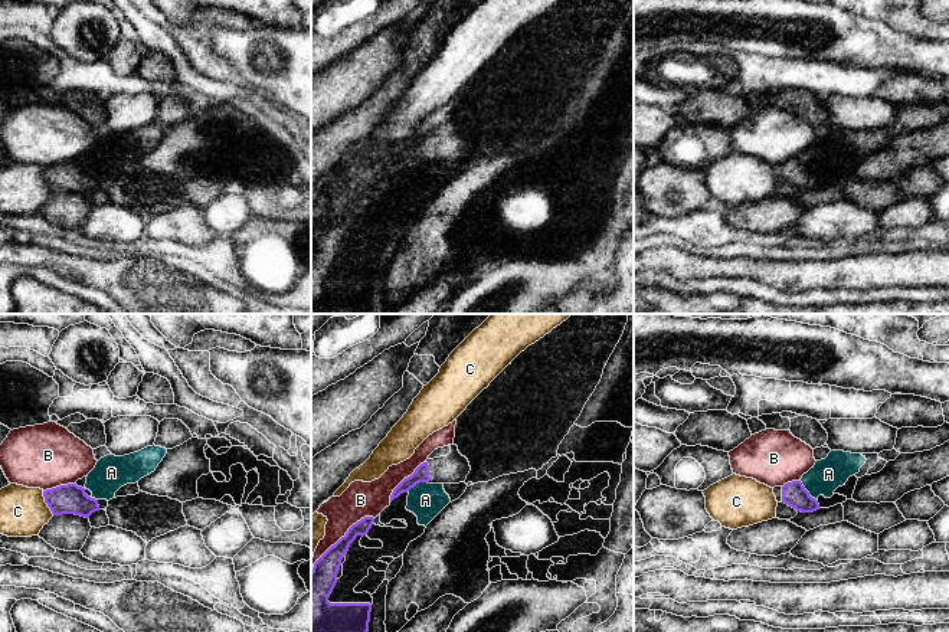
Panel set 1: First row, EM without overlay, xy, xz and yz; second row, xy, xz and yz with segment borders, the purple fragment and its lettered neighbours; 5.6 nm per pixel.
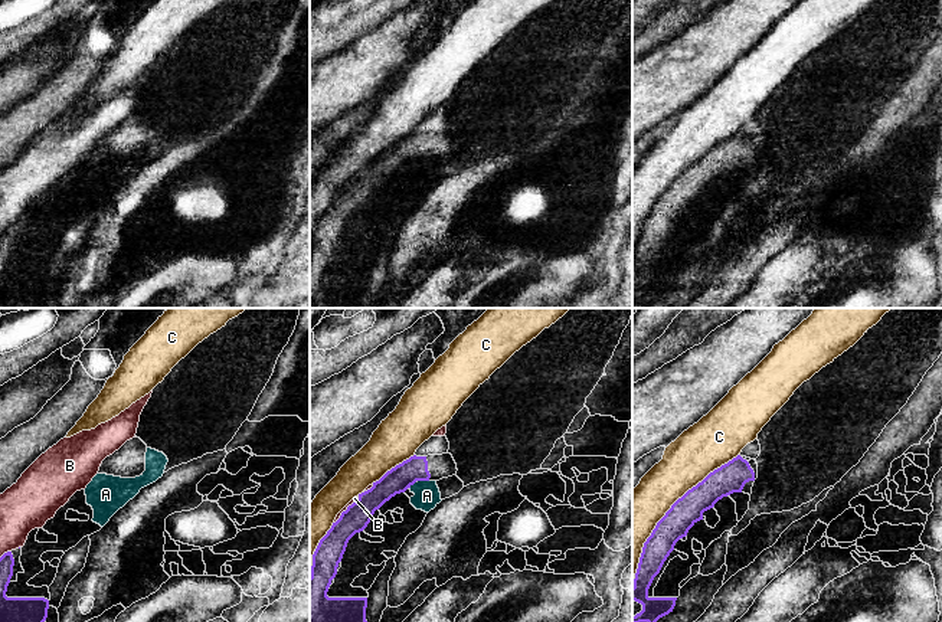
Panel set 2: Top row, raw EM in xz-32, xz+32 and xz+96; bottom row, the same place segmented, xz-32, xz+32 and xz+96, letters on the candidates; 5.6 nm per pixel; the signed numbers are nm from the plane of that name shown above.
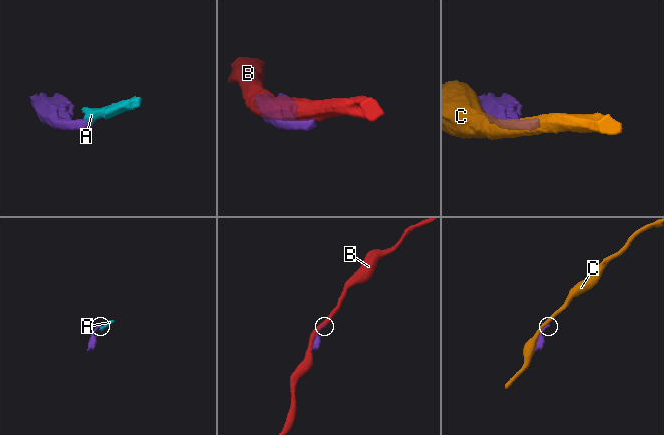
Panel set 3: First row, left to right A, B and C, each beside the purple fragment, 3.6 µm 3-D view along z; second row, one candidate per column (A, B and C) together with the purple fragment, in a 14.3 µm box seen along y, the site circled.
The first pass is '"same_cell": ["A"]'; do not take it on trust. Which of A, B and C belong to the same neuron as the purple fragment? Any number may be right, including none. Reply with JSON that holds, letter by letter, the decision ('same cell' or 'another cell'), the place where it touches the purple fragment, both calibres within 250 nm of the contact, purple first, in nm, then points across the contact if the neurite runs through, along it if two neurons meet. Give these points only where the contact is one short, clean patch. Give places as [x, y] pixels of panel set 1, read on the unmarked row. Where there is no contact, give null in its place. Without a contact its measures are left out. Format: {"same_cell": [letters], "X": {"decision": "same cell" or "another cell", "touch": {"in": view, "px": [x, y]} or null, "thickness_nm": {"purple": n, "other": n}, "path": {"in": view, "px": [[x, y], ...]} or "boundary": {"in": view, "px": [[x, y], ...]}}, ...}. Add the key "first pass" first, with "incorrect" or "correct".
{"first pass": "correct", "same_cell": ["A"], "A": {"decision": "same cell", "touch": {"in": "xz", "px": [418, 160]}, "thickness_nm": {"purple": 90, "other": 190}, "path": {"in": "xz", "px": [[421, 151], [418, 160], [425, 177]]}}, "B": {"decision": "another cell", "touch": {"in": "xz", "px": [342, 215]}, "thickness_nm": {"purple": 150, "other": 200}}, "C": {"decision": "another cell", "touch": {"in": "xy", "px": [45, 179]}, "thickness_nm": {"purple": 160, "other": 260}}}

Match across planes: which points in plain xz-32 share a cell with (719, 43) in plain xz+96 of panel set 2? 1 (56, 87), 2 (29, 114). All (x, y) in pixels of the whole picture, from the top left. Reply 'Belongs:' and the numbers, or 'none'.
Belongs: none

